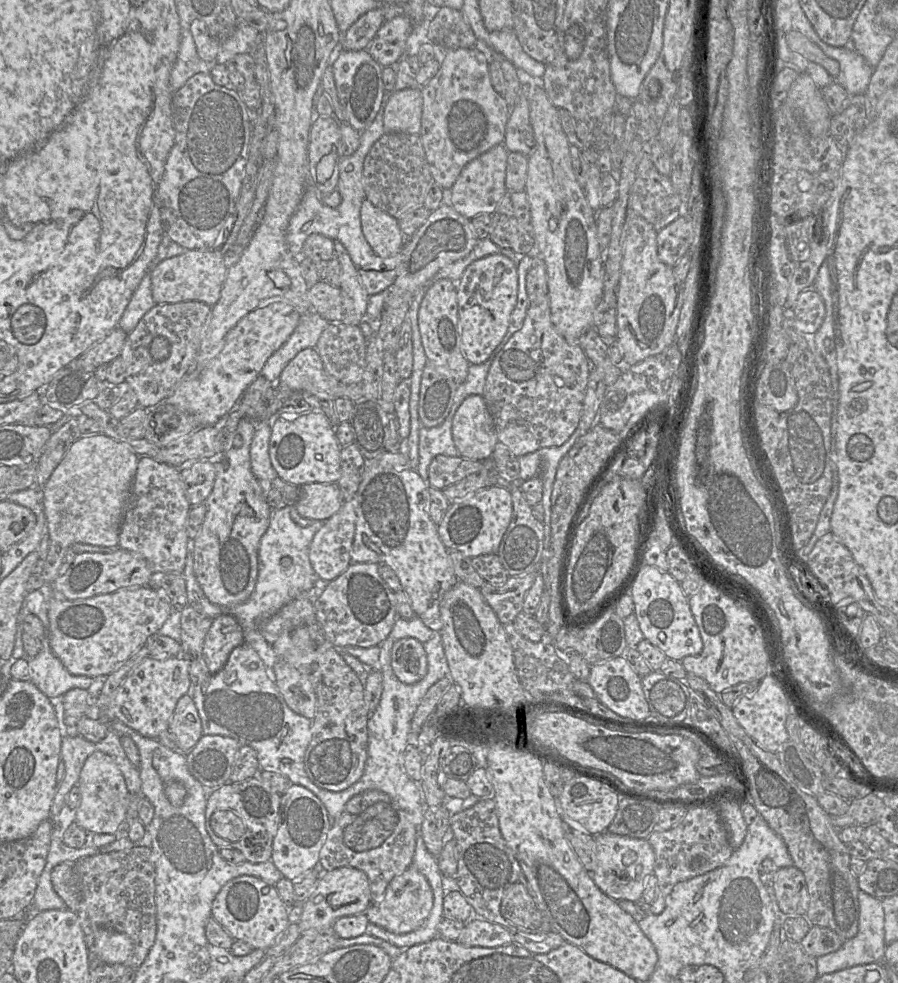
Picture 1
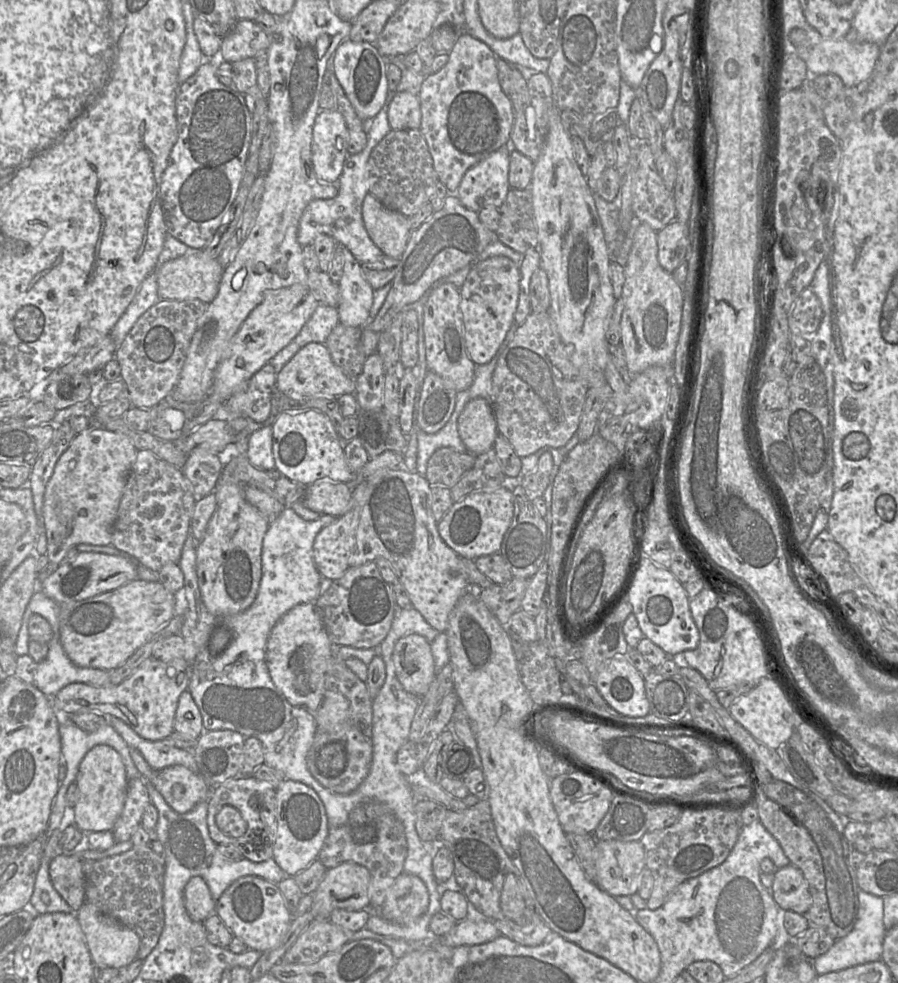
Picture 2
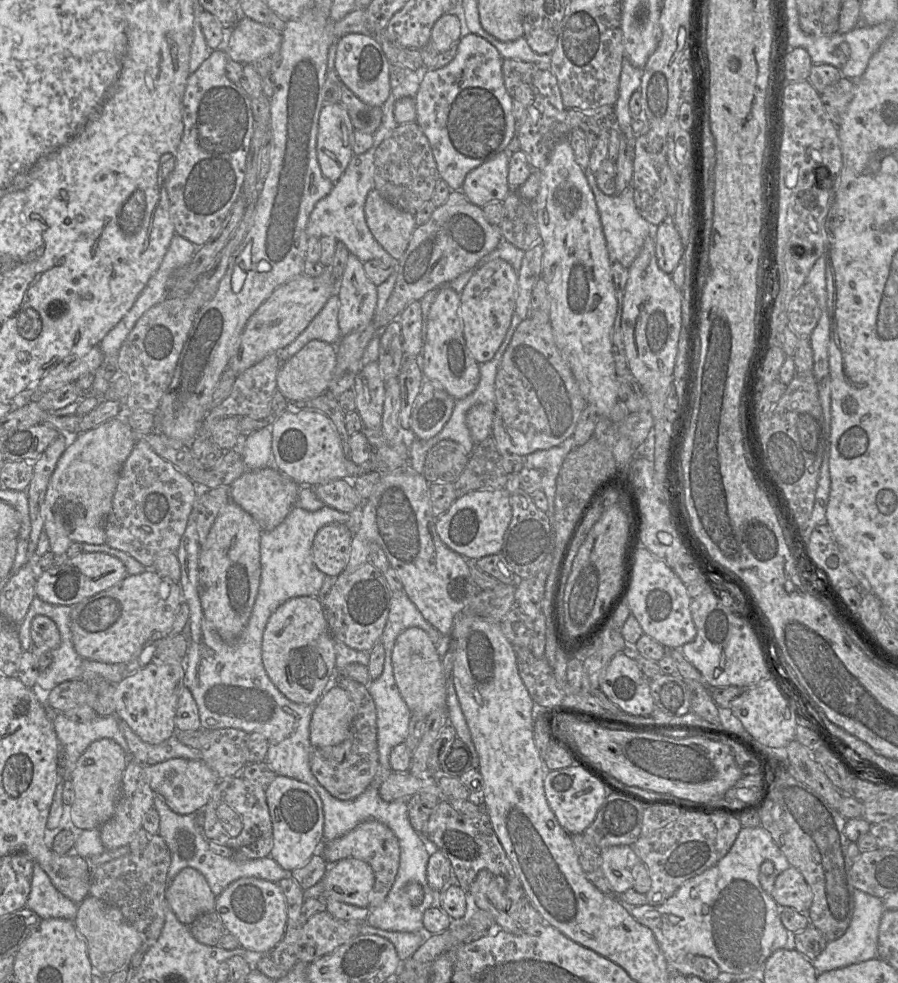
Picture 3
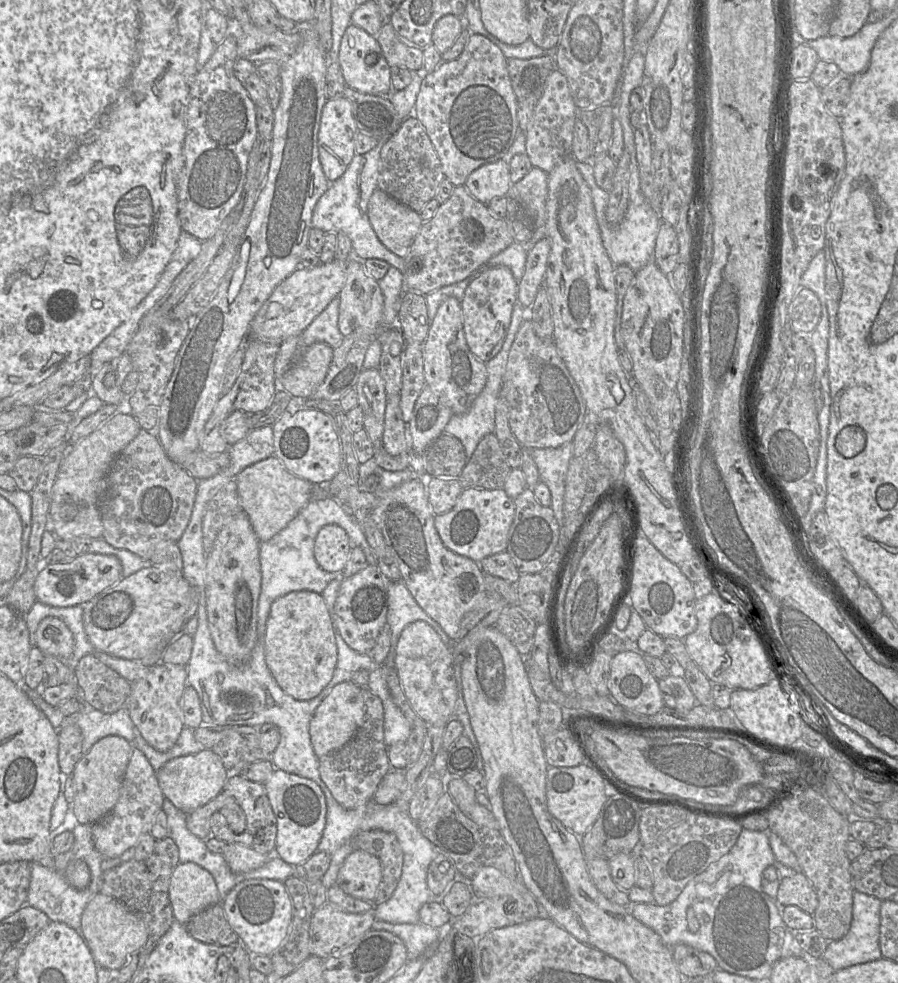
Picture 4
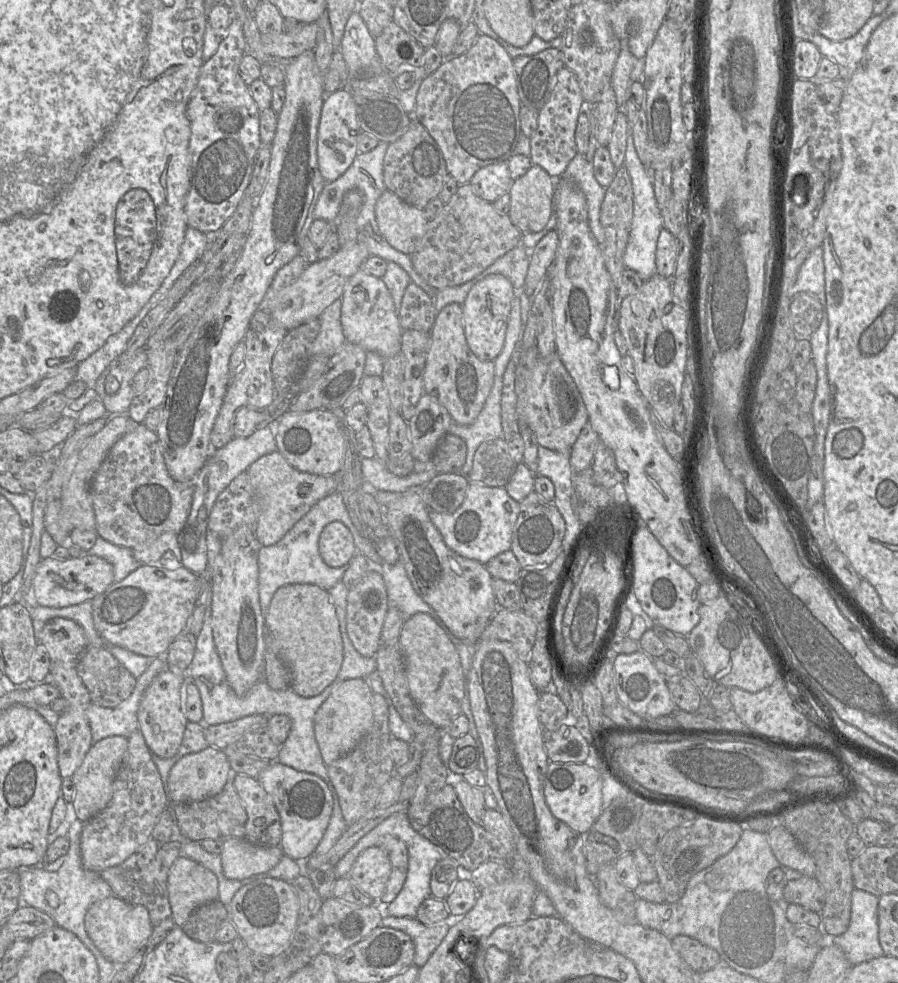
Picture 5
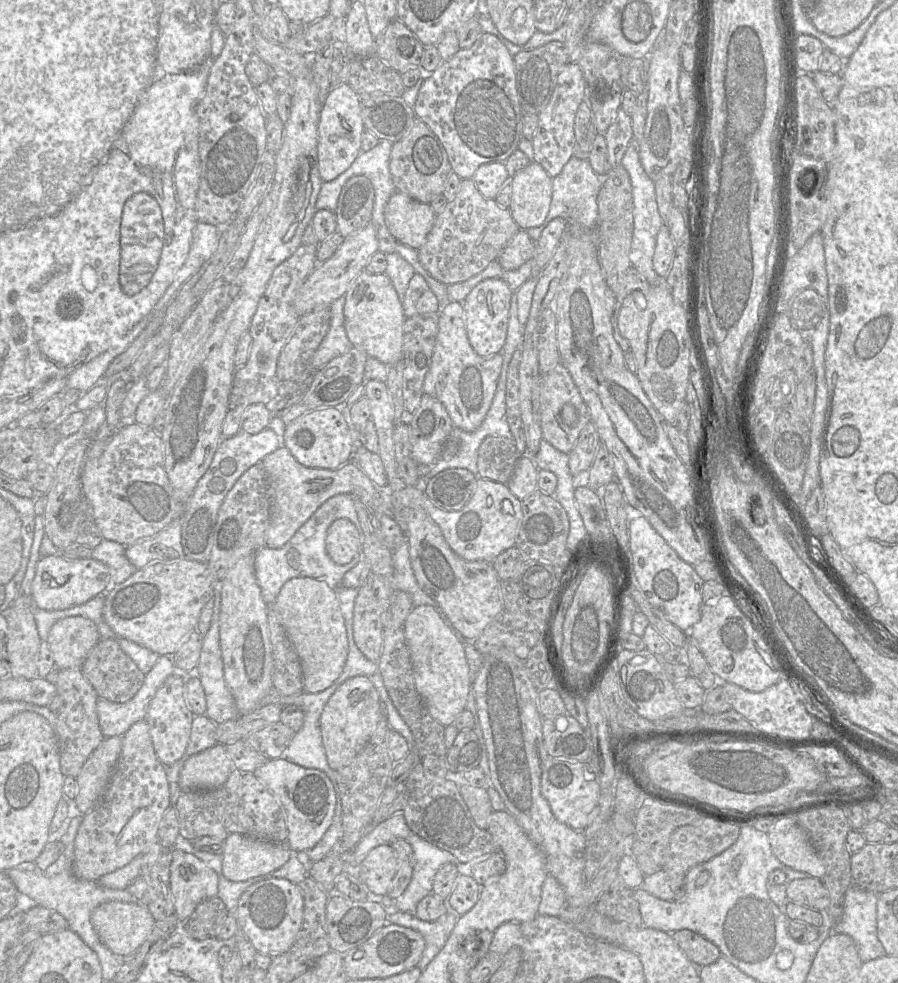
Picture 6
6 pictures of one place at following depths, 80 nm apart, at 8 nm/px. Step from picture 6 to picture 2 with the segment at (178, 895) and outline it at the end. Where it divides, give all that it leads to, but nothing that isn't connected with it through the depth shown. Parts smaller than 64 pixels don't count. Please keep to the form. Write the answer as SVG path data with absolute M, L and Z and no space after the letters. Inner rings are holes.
M200 876L192 877L184 888L184 905L189 917L203 922L216 913L216 903L205 880Z

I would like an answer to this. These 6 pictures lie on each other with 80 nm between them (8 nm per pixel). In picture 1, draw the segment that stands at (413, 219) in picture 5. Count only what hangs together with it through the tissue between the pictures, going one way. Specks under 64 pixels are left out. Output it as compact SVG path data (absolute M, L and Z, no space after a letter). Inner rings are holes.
M367 198L362 202L360 214L363 234L376 255L389 258L402 250L407 238L395 217L376 207Z

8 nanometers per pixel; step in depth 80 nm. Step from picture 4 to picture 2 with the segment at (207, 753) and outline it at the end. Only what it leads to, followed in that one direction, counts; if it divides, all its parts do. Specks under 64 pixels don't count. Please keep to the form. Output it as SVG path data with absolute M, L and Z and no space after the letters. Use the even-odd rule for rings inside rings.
M130 748L131 758L147 784L153 785L163 796L166 803L177 813L184 814L191 811L197 804L208 801L211 787L199 773L194 773L185 766L175 765L161 770L153 769L144 759L139 750Z

